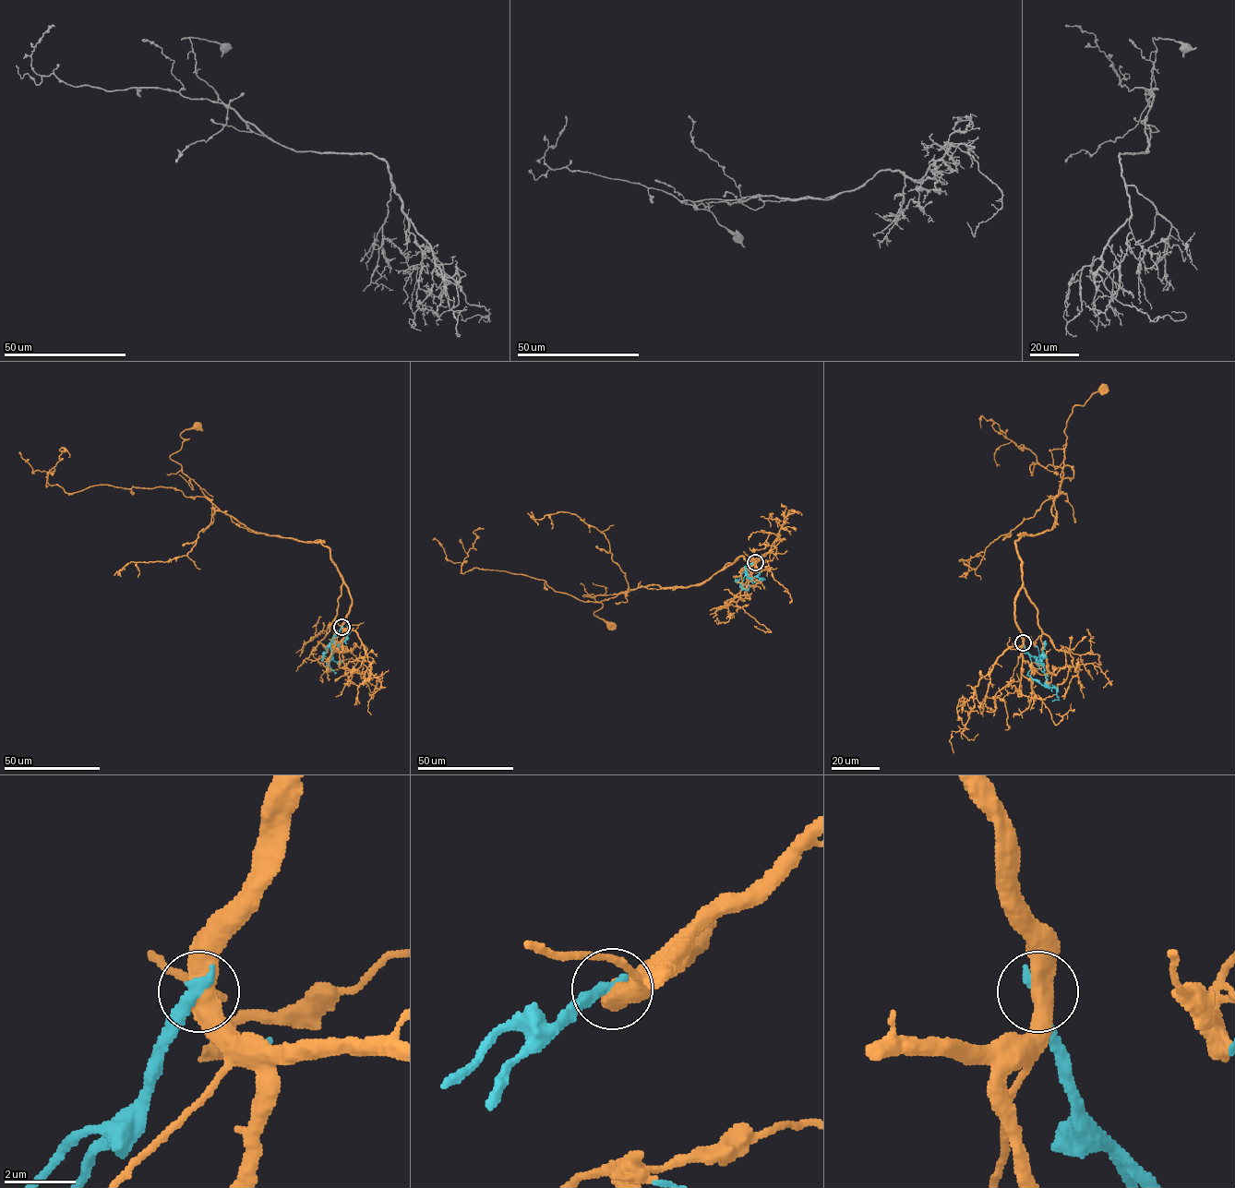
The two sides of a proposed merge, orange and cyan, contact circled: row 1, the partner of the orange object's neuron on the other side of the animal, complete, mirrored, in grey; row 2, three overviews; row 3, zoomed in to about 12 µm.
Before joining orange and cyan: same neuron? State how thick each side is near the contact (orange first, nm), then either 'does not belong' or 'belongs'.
500/360 nm | does not belong

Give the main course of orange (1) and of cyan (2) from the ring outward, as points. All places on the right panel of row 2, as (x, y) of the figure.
1: (1023, 642), (1014, 613), (1022, 583), (1015, 543), (1054, 527), (1067, 418), (1074, 406), (1104, 389)
2: (1023, 642), (1030, 657), (1028, 675), (1057, 690), (1059, 699), (1051, 702)

